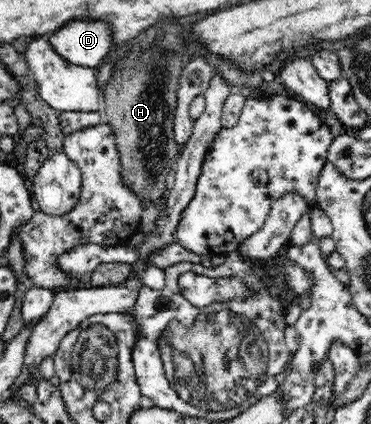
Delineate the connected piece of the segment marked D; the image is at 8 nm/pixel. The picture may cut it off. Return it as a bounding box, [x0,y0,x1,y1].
[47,18,114,68]

